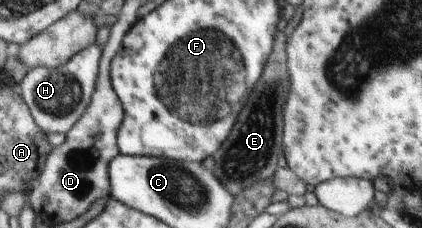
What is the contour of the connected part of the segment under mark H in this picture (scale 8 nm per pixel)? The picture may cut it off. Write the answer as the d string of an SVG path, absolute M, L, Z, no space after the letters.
M88 46L55 68L37 67L26 73L18 85L22 99L30 106L38 127L46 133L66 133L90 103L101 58L100 46Z

